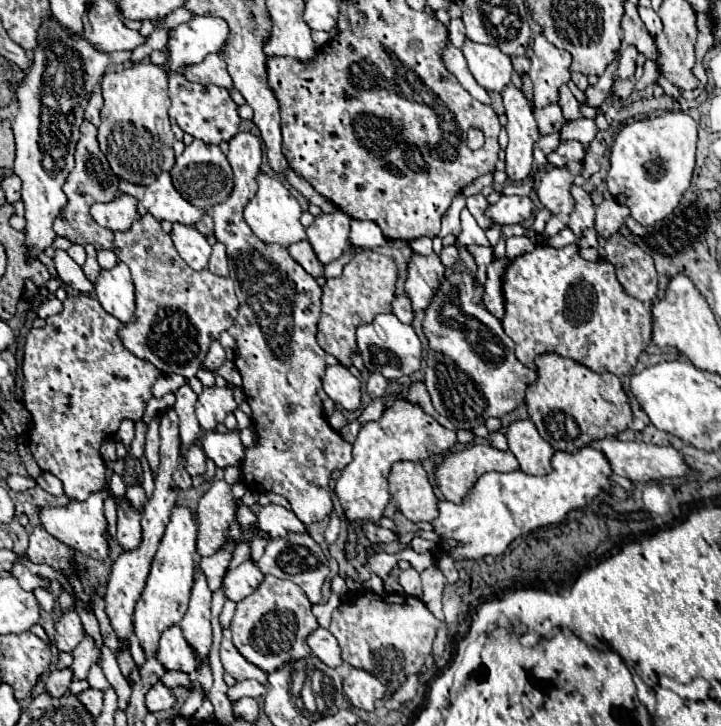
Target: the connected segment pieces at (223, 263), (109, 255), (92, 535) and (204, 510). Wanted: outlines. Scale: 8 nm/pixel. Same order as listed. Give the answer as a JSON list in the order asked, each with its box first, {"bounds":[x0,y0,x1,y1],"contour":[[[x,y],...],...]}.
[{"bounds":[208,243,228,277],"contour":[[[222,243],[214,245],[208,269],[218,277],[228,277],[228,257],[226,257],[226,247]]]},{"bounds":[98,251,118,269],"contour":[[[100,251],[98,253],[98,263],[102,269],[112,269],[118,263],[118,255],[114,251]]]},{"bounds":[40,485,110,559],"contour":[[[104,485],[100,491],[90,493],[86,501],[70,499],[66,507],[58,509],[40,509],[40,521],[44,529],[54,535],[58,541],[82,551],[82,555],[92,559],[106,559],[108,557],[108,533],[106,533],[106,515],[104,515],[104,499],[110,497],[110,487]]]},{"bounds":[196,481,236,555],"contour":[[[214,481],[210,489],[202,495],[196,511],[198,521],[198,555],[214,555],[228,541],[228,525],[234,519],[236,501],[232,497],[230,485],[222,481]]]}]

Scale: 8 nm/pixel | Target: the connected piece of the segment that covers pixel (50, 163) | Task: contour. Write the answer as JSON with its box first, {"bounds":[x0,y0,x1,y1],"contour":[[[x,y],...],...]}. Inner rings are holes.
{"bounds":[12,19,131,259],"contour":[[[54,19],[42,23],[42,31],[38,31],[38,47],[34,51],[32,69],[26,73],[26,79],[16,91],[20,109],[12,123],[16,137],[14,173],[22,179],[22,201],[26,205],[24,245],[28,247],[28,259],[38,259],[38,255],[44,253],[56,237],[52,223],[62,207],[68,203],[62,187],[68,173],[74,169],[78,127],[84,119],[84,109],[94,87],[100,83],[110,65],[115,63],[118,69],[120,66],[131,66],[131,54],[129,50],[112,52],[112,55],[100,53],[84,37],[68,37],[66,31],[62,31],[62,27],[54,23]]]}

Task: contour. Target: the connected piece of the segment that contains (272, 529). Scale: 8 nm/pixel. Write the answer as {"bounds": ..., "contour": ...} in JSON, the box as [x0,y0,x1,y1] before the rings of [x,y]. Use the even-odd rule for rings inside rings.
{"bounds":[258,505,306,539],"contour":[[[266,505],[258,511],[258,529],[270,535],[270,539],[284,539],[288,533],[306,533],[306,525],[286,507],[280,505]]]}

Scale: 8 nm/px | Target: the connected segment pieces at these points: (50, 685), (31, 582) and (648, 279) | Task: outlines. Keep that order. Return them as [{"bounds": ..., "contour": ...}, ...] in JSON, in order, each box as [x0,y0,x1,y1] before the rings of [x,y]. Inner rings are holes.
[{"bounds":[46,667,72,697],"contour":[[[66,667],[66,669],[54,669],[46,681],[46,691],[50,691],[50,695],[58,697],[58,695],[64,695],[68,691],[72,683],[72,669]]]},{"bounds":[12,563,50,591],"contour":[[[18,563],[18,567],[14,567],[12,575],[18,579],[20,587],[26,589],[26,591],[32,591],[32,589],[50,589],[50,579],[46,577],[40,577],[40,575],[34,575],[32,571],[28,571],[28,567],[24,563]]]},{"bounds":[606,235,656,305],"contour":[[[612,235],[606,245],[606,259],[616,267],[616,277],[626,289],[642,303],[650,305],[656,299],[656,269],[650,253],[630,243],[624,235]]]}]

